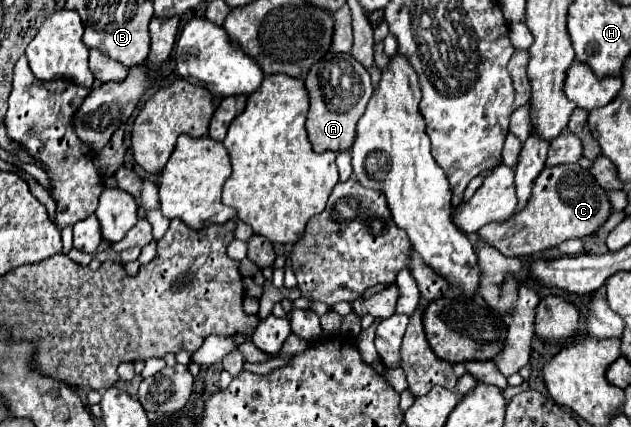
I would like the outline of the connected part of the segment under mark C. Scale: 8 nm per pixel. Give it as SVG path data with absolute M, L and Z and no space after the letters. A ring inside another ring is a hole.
M563 164L563 166L553 166L553 168L547 166L537 176L537 186L533 186L533 196L531 196L529 204L525 206L525 210L515 214L513 218L509 218L505 222L485 224L485 228L481 228L477 232L477 238L481 242L497 248L503 256L531 256L535 252L555 248L569 238L585 238L585 236L595 234L605 224L605 220L609 218L611 212L613 210L611 210L607 192L603 192L599 188L599 184L595 182L595 178L591 176L589 170L583 170L579 164Z

